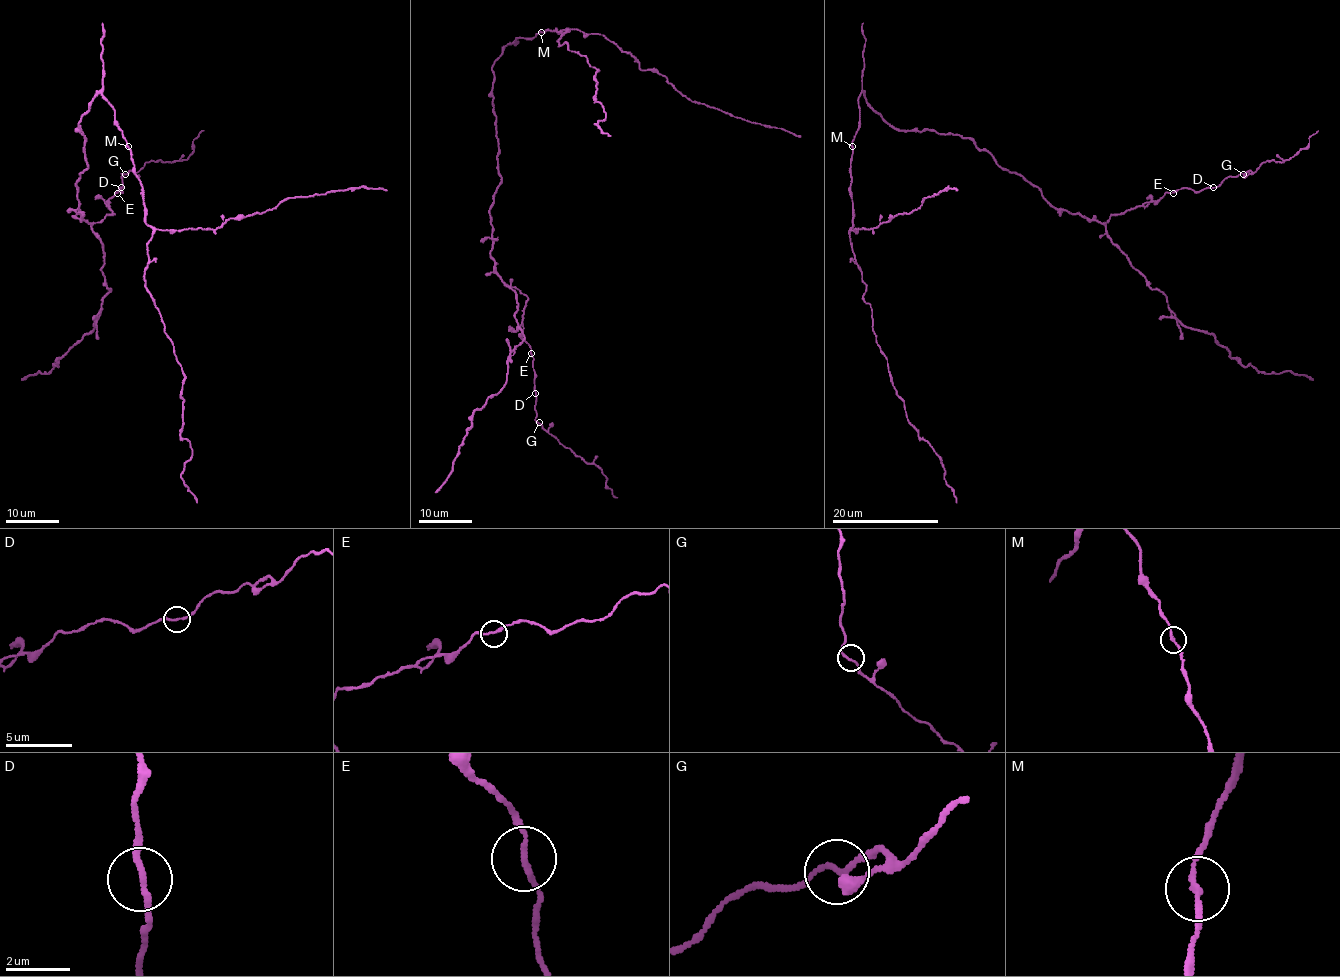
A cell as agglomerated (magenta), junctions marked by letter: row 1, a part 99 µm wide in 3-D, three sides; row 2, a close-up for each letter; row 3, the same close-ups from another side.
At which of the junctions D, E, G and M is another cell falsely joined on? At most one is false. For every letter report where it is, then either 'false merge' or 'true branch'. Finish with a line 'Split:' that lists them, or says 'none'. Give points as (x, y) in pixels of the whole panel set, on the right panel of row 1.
D: place (1213, 187); true branch
E: place (1173, 193); true branch
G: place (1243, 174); true branch
M: place (852, 146); true branch
Split: none

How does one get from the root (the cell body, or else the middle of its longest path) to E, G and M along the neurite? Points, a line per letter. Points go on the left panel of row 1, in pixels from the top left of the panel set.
E: (78, 130), (85, 138), (88, 167), (76, 182), (77, 214), (89, 222), (115, 214), (108, 201), (117, 193)
G: (78, 130), (88, 165), (76, 182), (82, 219), (115, 214), (108, 201), (121, 191), (125, 174)
M: (78, 130), (80, 118), (100, 93), (113, 109), (115, 125), (123, 133), (128, 146)

